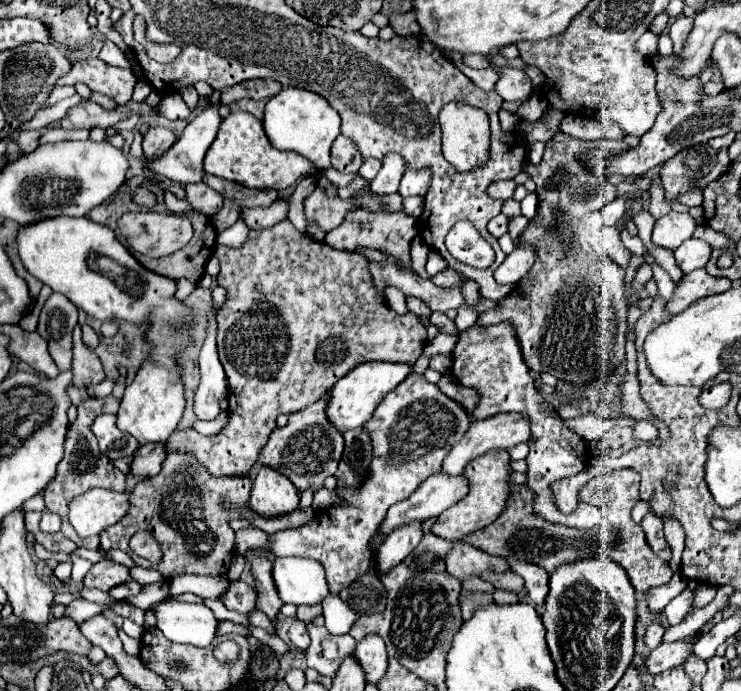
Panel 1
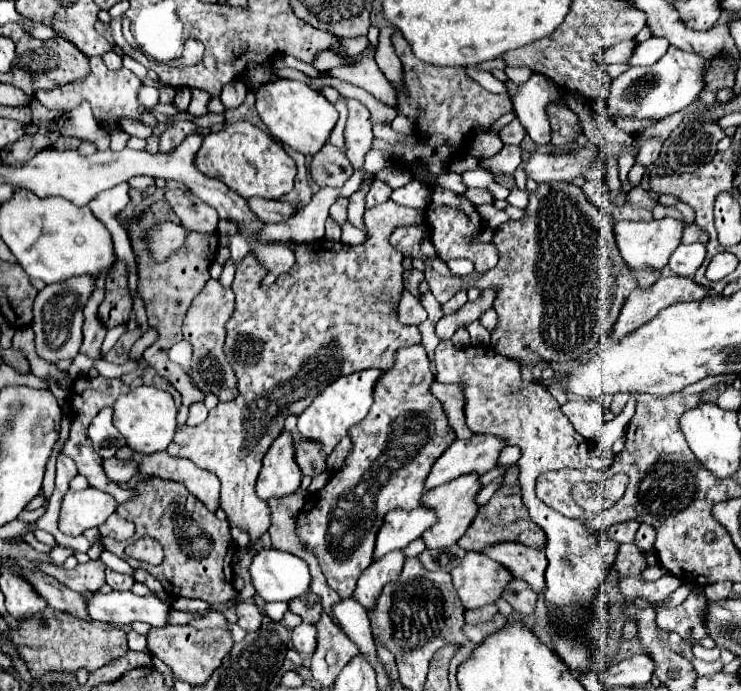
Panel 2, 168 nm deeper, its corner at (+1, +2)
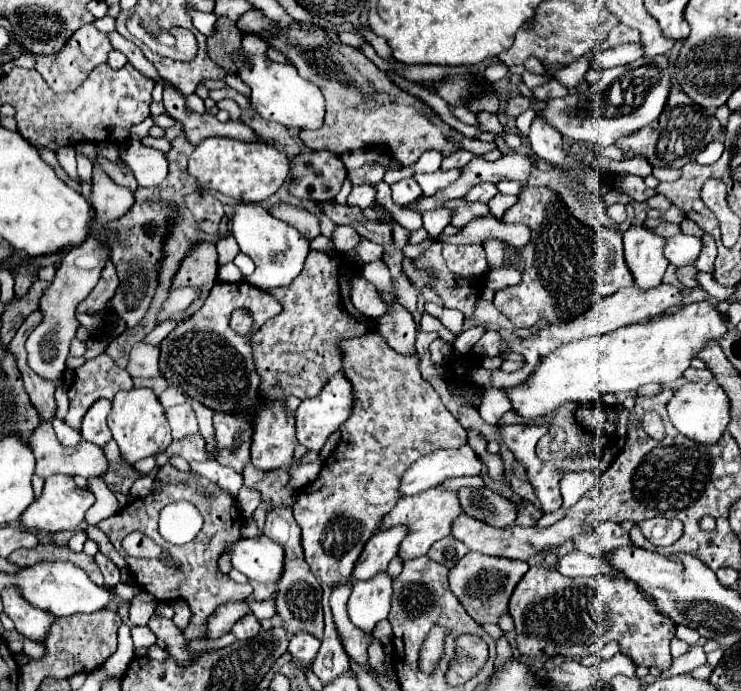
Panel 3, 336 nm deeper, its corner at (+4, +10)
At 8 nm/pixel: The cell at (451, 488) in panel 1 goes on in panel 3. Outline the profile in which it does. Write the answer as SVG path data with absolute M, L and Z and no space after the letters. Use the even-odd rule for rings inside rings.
M394 526L388 532L376 532L364 546L360 560L356 560L356 568L352 570L354 580L370 580L372 576L386 572L390 560L398 552L400 540L406 536L406 528Z

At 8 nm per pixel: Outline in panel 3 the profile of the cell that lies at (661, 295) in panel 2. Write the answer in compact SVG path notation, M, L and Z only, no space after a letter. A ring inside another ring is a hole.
M660 284L652 290L640 290L636 286L630 286L630 288L620 288L618 292L614 292L612 296L592 304L592 308L588 308L588 312L584 312L584 316L576 316L572 320L564 320L560 324L548 324L544 328L540 328L540 332L536 332L534 336L530 338L518 338L512 342L504 340L502 334L496 330L488 330L476 344L474 344L474 352L482 358L486 356L496 356L500 352L506 352L506 354L520 354L525 361L525 367L515 372L504 372L500 369L488 370L479 368L471 373L471 381L481 388L507 388L509 386L515 386L524 381L533 371L538 362L542 358L546 358L554 348L562 346L562 344L568 344L572 340L580 340L580 338L586 338L586 336L602 336L602 334L608 334L608 332L614 332L622 326L628 326L628 324L638 324L642 320L648 320L648 316L656 316L660 312L664 312L668 306L674 306L674 304L680 304L682 302L682 294L678 288L674 286L668 286L668 284Z

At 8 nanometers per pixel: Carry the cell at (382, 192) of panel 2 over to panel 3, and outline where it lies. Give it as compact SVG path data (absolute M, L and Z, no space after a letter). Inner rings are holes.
M372 184L354 186L346 198L346 204L358 206L358 208L368 208L374 202L374 196L376 196L376 186L372 186Z

